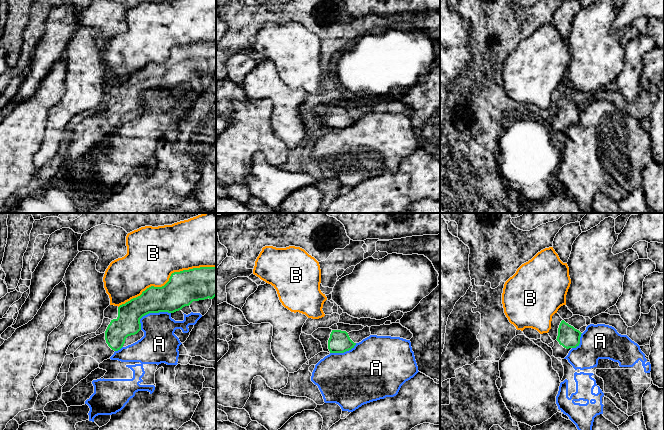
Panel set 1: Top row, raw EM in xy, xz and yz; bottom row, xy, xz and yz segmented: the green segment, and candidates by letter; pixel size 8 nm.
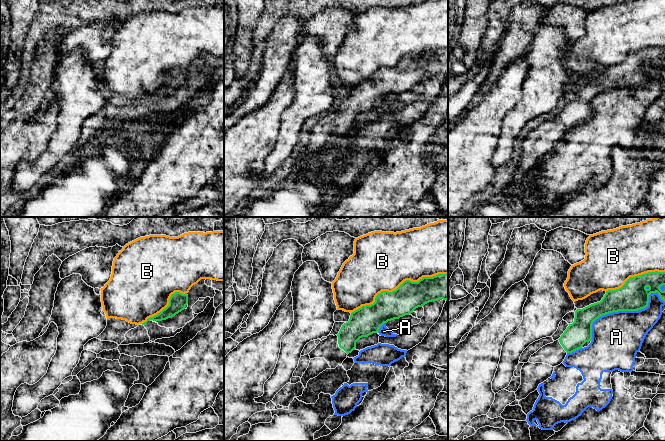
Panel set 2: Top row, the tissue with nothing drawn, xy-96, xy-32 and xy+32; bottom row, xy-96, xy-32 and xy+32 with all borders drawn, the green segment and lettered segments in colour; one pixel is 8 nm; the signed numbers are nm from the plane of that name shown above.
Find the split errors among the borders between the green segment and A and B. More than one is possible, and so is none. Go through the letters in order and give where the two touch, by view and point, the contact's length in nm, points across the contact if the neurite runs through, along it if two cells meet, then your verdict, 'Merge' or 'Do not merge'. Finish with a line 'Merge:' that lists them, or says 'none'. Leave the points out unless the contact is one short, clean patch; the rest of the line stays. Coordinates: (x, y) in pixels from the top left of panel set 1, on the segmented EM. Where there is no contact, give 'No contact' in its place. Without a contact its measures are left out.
A: Touches green at xy (150, 312). Shared border 280 nm. Do not merge
B: Touches green at xy (169, 280). Shared border 850 nm. Do not merge
Merge: none

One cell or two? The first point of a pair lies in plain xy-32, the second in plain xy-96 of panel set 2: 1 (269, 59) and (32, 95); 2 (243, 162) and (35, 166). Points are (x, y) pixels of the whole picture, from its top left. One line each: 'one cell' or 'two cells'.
1: one cell
2: two cells

